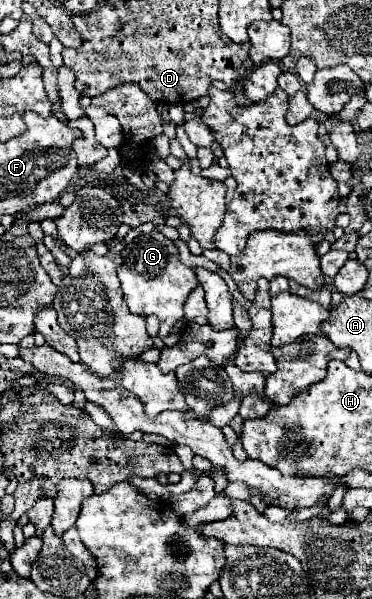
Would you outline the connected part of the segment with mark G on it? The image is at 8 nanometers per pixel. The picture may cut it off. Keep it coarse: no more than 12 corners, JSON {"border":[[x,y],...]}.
{"border":[[157,230],[121,250],[129,310],[165,338],[199,286]]}

